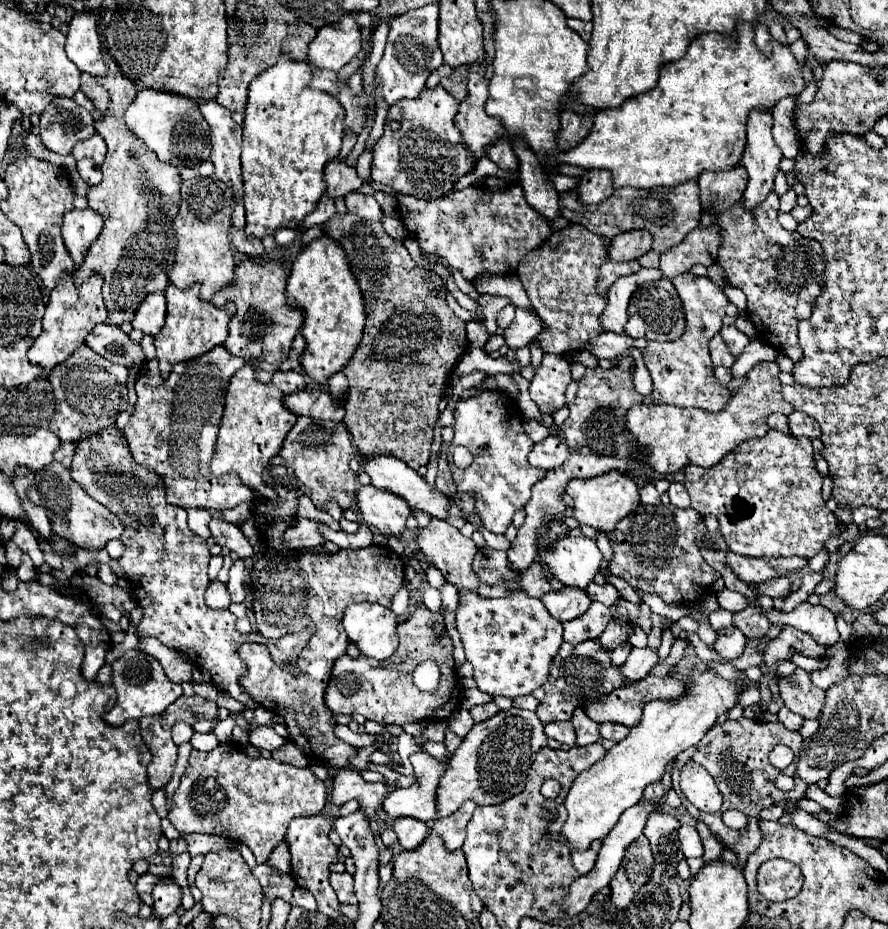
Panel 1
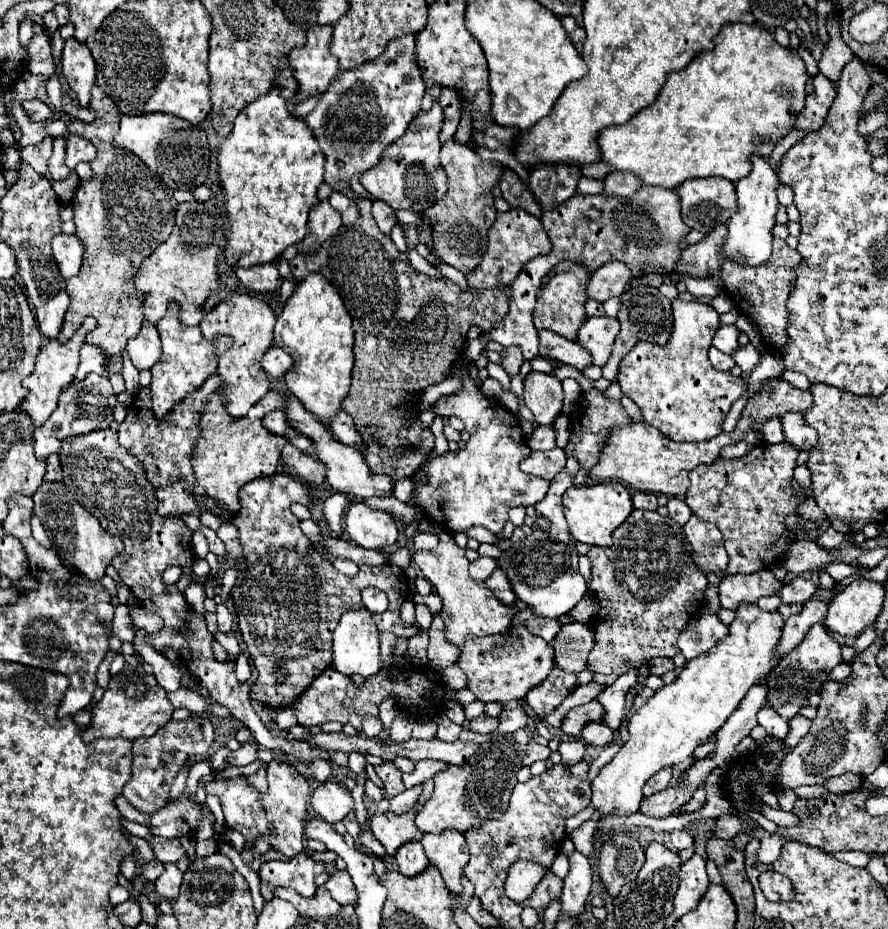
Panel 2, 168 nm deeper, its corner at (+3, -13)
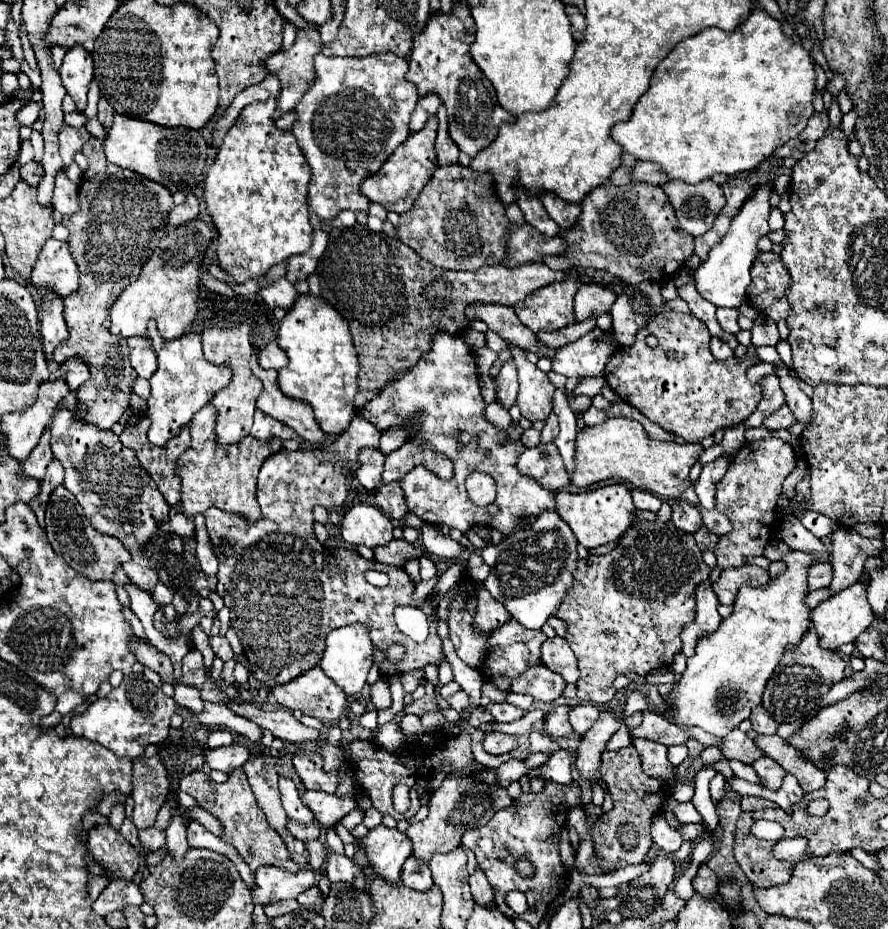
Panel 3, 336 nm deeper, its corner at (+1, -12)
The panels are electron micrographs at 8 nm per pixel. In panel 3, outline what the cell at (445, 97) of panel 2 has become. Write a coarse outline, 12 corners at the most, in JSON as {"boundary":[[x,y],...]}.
{"boundary":[[439,104],[437,158],[449,164],[459,158],[459,146],[447,136],[447,112]]}

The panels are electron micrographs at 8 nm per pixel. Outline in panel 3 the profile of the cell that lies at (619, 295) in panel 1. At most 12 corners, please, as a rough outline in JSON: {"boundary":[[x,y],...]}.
{"boundary":[[595,328],[553,356],[553,370],[601,376],[617,350],[611,330]]}

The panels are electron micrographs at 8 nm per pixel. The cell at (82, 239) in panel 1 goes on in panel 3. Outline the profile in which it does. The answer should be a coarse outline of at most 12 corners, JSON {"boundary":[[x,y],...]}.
{"boundary":[[47,240],[33,268],[35,288],[67,298],[79,270],[67,242]]}

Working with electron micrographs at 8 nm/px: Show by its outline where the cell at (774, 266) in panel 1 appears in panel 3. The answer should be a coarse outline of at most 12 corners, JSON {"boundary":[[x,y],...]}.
{"boundary":[[779,254],[751,268],[747,302],[773,322],[787,320],[791,276]]}

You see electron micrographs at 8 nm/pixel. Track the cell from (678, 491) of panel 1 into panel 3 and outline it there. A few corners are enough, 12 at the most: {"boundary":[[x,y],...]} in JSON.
{"boundary":[[687,502],[673,506],[671,522],[693,534],[701,524],[697,508]]}

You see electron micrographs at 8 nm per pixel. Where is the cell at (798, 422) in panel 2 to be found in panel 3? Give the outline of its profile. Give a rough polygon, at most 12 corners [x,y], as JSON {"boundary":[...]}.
{"boundary":[[787,366],[777,368],[787,406],[803,428],[813,420],[809,396]]}

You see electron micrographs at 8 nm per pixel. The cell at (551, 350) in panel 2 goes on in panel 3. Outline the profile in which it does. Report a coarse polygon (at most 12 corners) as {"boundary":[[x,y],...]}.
{"boundary":[[475,304],[467,318],[483,320],[509,344],[555,356],[519,322],[513,308]]}

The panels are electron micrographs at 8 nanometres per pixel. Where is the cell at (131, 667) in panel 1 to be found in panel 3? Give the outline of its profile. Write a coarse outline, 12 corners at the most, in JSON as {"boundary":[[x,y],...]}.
{"boundary":[[143,674],[71,718],[115,756],[161,744],[177,704]]}

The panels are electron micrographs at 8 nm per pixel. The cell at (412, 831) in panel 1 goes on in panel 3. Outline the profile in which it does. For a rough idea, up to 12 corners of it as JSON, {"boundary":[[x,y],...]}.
{"boundary":[[413,854],[401,870],[401,882],[413,890],[433,886],[431,870]]}

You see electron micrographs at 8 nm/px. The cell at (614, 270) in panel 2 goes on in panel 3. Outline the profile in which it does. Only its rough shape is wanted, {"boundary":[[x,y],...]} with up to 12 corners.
{"boundary":[[581,284],[575,296],[577,322],[609,312],[615,292],[601,284]]}

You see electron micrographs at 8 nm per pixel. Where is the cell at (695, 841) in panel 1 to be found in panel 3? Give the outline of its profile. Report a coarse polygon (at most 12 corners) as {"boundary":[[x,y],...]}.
{"boundary":[[663,812],[653,816],[651,834],[657,848],[675,852],[681,832],[667,822]]}

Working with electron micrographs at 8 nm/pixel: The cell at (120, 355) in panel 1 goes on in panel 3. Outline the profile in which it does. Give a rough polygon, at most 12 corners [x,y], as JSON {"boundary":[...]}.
{"boundary":[[69,358],[51,380],[63,378],[75,392],[89,380],[83,360]]}

